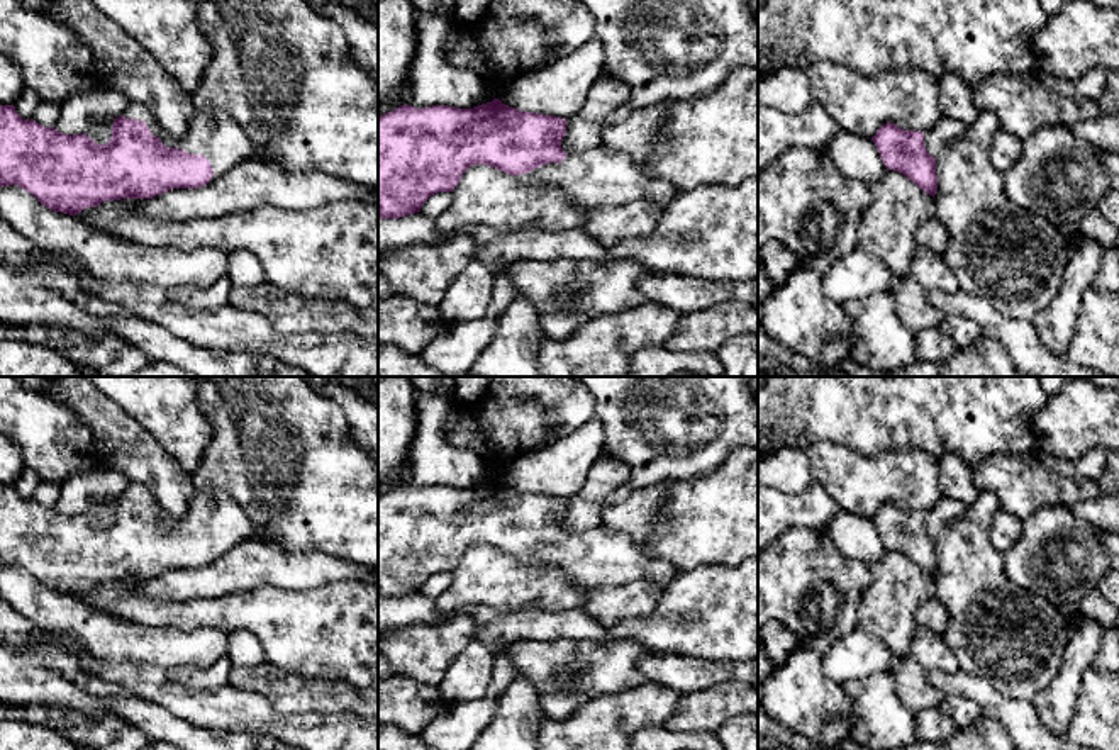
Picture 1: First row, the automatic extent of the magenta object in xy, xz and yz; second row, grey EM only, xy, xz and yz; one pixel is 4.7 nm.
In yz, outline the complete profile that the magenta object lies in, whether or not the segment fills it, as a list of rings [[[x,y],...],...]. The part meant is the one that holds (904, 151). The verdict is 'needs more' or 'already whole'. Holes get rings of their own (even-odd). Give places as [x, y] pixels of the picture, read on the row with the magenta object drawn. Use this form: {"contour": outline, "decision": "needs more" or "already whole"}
{"contour": [[[939,117],[924,131],[904,131],[895,124],[883,124],[871,137],[887,170],[899,171],[929,195],[936,195],[936,158],[943,148],[961,137],[966,126],[949,117]]], "decision": "needs more"}

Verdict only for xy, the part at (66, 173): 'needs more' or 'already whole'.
needs more

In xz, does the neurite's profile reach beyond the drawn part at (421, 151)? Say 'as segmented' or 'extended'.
extended

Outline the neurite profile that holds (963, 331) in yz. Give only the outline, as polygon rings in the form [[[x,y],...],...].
[[[944,316],[941,321],[941,329],[955,341],[956,348],[965,348],[982,338],[980,326],[961,316]]]

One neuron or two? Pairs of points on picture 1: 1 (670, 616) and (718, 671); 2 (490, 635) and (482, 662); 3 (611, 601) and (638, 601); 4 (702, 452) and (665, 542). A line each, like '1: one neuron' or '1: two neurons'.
1: two neurons
2: two neurons
3: one neuron
4: two neurons

